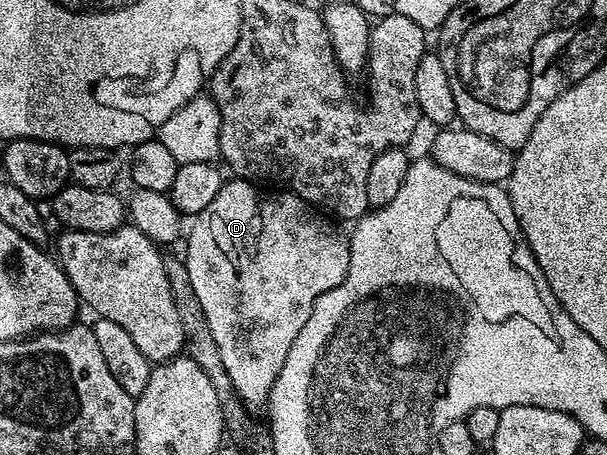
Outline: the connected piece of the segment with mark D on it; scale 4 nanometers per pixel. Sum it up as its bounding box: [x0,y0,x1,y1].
[185,179,349,410]

